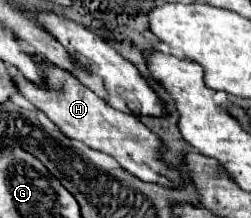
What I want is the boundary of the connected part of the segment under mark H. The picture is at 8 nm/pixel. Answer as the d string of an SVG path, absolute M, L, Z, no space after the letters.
M36 56L36 64L44 64L44 84L32 84L24 76L16 74L16 88L24 94L38 110L42 110L68 138L80 140L88 148L100 150L112 156L124 170L138 176L144 182L158 182L164 186L180 186L180 172L168 168L160 162L160 138L154 136L134 114L124 114L112 108L106 100L96 96L90 88L86 88L76 76L48 64L40 56Z

